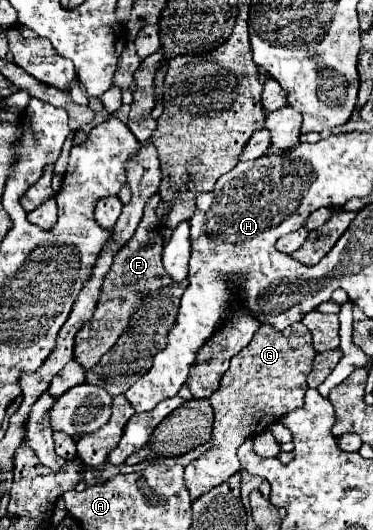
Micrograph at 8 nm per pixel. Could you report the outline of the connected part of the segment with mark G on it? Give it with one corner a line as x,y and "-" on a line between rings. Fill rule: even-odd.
296,322
284,332
262,324
252,342
230,360
230,368
222,376
220,388
210,396
210,404
214,408
210,448
200,458
192,460
184,472
192,500
226,482
240,470
240,462
236,460
240,444
264,432
272,422
278,422
284,414
304,404
304,394
308,390
306,376
312,370
314,356
316,352
312,348
308,328
302,322

